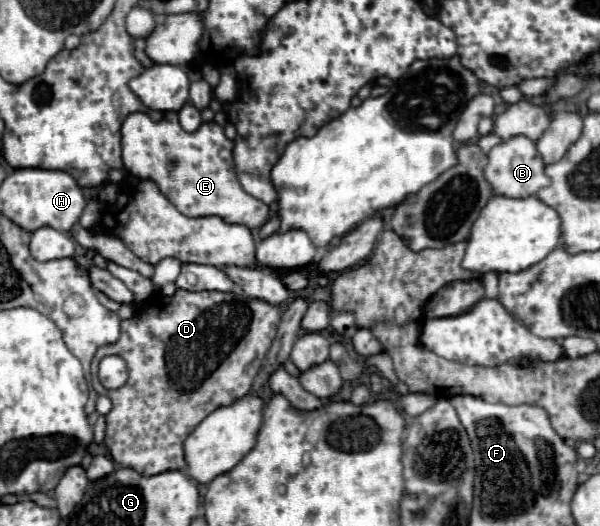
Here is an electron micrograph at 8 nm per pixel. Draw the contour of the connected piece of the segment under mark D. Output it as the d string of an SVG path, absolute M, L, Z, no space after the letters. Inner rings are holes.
M176 289L176 293L170 295L170 297L166 297L166 295L162 295L162 299L152 299L152 297L150 297L144 305L140 305L130 319L124 319L124 321L122 321L122 335L120 335L120 339L118 339L116 343L112 343L112 345L100 347L100 349L96 351L96 355L94 355L94 359L92 359L92 385L94 385L94 389L96 389L100 395L108 395L108 397L112 399L112 403L114 403L112 411L106 415L106 447L108 447L112 459L114 459L118 465L130 467L130 469L134 469L134 471L138 471L138 473L142 473L142 475L158 475L158 473L170 471L170 469L178 469L178 471L186 469L184 449L182 449L184 439L194 431L194 427L196 427L208 413L212 413L214 409L218 409L218 407L222 407L222 405L230 405L230 403L234 403L236 399L248 395L248 391L252 389L254 377L258 375L258 371L260 371L260 367L262 367L262 363L264 363L264 359L266 359L266 353L268 353L268 349L270 349L270 345L272 345L272 341L274 341L274 337L276 337L276 329L278 329L278 325L280 325L280 317L282 317L282 309L280 309L278 305L266 303L266 301L262 301L262 299L250 299L250 297L246 297L240 289L234 289L234 291L230 291L230 293L222 293L222 291L184 291L184 289ZM106 355L120 355L120 357L124 357L124 361L128 363L128 381L126 381L120 389L114 389L114 391L104 389L102 383L98 381L98 363L100 363L100 359L106 357Z

